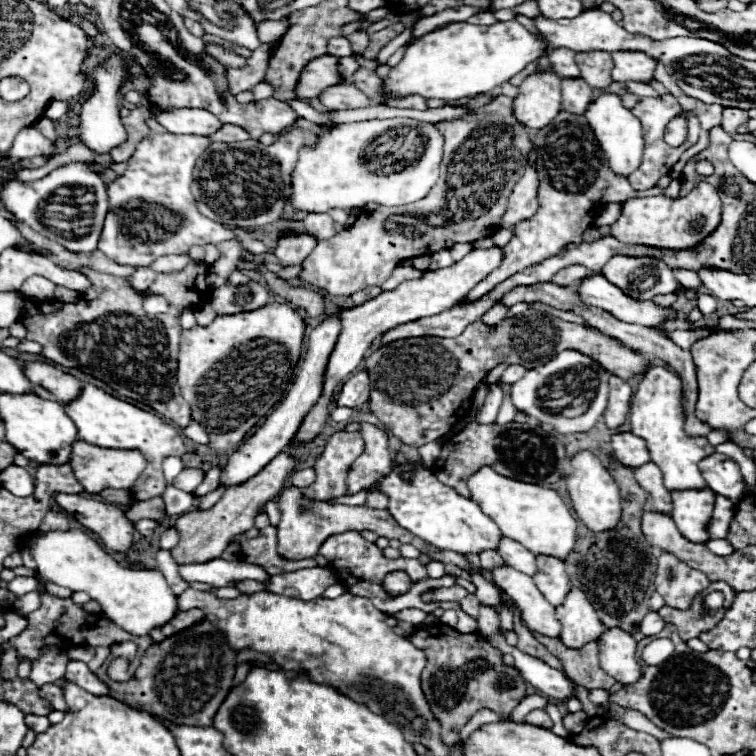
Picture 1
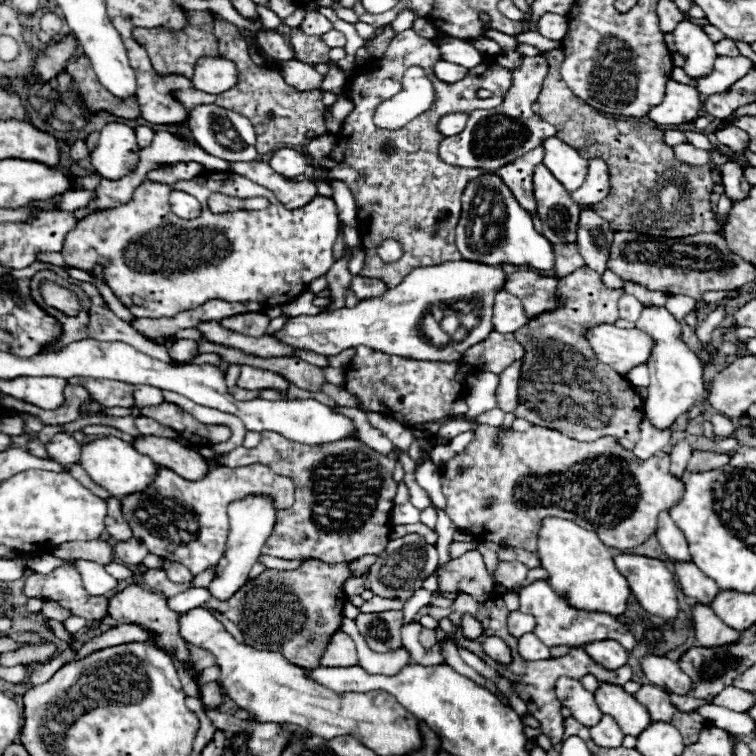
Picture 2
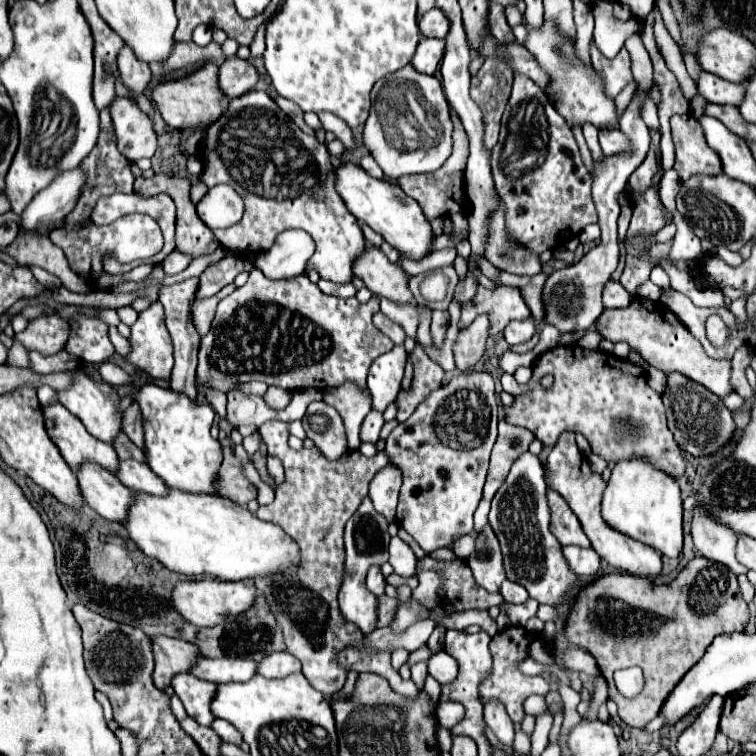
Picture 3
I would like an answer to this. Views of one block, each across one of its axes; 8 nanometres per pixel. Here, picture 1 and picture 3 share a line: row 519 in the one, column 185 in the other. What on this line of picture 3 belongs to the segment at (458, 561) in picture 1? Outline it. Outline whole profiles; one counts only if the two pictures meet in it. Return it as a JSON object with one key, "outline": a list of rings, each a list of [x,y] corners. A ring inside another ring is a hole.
{"outline":[[[190,278],[190,280],[184,280],[180,284],[172,284],[172,286],[162,286],[160,292],[158,292],[158,302],[162,302],[164,306],[164,314],[166,314],[166,328],[172,336],[172,342],[174,342],[174,370],[172,370],[172,376],[170,376],[170,388],[174,392],[182,392],[186,396],[190,396],[192,400],[196,400],[198,392],[196,392],[196,386],[194,386],[194,376],[196,376],[196,352],[198,352],[198,346],[200,346],[200,336],[192,324],[192,318],[190,318],[190,306],[194,302],[194,292],[196,292],[196,286],[198,286],[198,278]]]}

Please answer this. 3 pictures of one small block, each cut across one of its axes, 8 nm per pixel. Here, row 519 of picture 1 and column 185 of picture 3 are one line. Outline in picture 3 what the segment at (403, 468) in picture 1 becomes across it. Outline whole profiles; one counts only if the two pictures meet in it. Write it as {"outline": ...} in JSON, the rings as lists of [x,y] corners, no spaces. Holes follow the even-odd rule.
{"outline":[[[144,384],[140,388],[130,386],[128,398],[140,406],[146,464],[166,482],[166,486],[180,488],[184,492],[214,492],[222,450],[220,442],[210,436],[210,426],[214,422],[212,406],[154,384]]]}

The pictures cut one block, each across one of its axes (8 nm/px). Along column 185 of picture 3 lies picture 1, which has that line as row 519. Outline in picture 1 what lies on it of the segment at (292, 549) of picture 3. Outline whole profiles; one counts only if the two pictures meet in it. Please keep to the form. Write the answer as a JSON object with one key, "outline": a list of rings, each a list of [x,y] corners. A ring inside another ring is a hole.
{"outline":[[[482,466],[470,476],[468,488],[470,498],[496,522],[496,526],[500,526],[500,532],[520,542],[532,554],[546,554],[564,560],[568,552],[572,552],[576,542],[576,520],[558,492],[538,484],[504,478],[502,474],[492,472],[490,466]]]}

